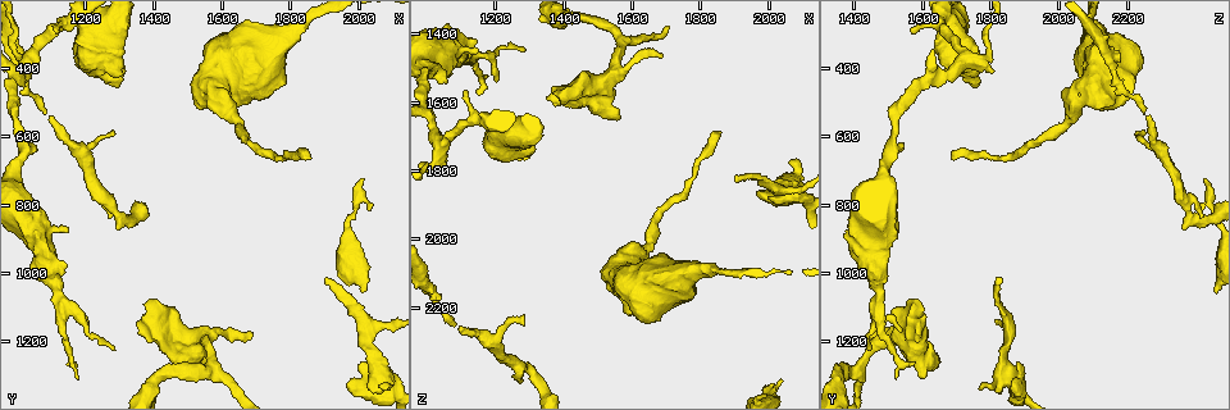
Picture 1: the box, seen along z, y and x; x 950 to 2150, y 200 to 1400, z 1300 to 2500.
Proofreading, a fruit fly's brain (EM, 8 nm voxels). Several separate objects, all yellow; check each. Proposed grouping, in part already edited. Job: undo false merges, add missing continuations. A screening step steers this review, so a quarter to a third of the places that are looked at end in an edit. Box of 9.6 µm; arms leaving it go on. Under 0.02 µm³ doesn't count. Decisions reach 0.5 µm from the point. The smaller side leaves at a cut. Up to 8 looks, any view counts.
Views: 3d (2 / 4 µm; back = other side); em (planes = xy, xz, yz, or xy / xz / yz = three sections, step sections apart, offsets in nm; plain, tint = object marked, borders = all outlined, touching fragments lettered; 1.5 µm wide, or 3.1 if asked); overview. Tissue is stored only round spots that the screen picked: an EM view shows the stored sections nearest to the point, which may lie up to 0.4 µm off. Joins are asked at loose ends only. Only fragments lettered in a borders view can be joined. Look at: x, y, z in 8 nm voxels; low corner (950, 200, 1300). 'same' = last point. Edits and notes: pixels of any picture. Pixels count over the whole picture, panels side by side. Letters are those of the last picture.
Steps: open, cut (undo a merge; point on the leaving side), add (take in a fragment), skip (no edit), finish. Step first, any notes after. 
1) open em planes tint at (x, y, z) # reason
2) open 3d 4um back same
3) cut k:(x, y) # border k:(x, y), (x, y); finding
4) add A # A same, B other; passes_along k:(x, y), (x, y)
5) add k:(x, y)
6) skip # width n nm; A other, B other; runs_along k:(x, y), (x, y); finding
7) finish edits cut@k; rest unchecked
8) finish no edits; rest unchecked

open 3d 2um at (2030, 810, 2410) # an open end

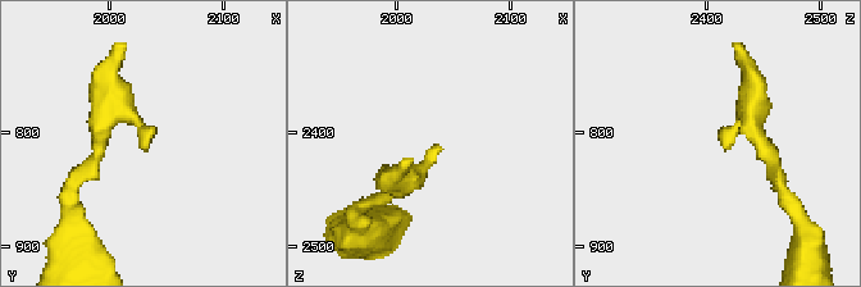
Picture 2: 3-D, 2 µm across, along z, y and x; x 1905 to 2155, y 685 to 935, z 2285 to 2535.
open em yz step 8 tint at (2028, 816, 2420) # shape alone is not enough

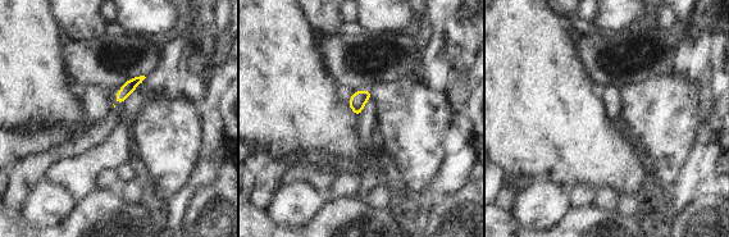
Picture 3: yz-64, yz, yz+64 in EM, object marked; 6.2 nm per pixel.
open em planes borders same

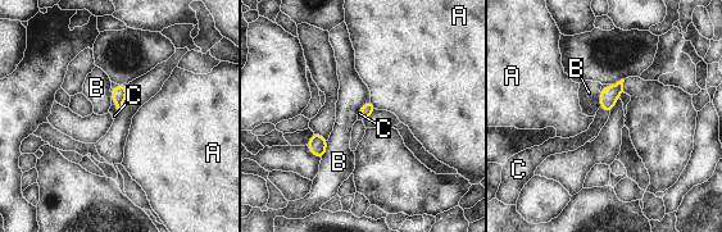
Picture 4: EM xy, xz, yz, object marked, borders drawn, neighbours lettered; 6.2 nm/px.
add C # width 80 nm; A other, B other, C same; passes_along 4:(119, 92), (114, 103), (113, 110); the neuron continues

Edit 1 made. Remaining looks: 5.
open overview

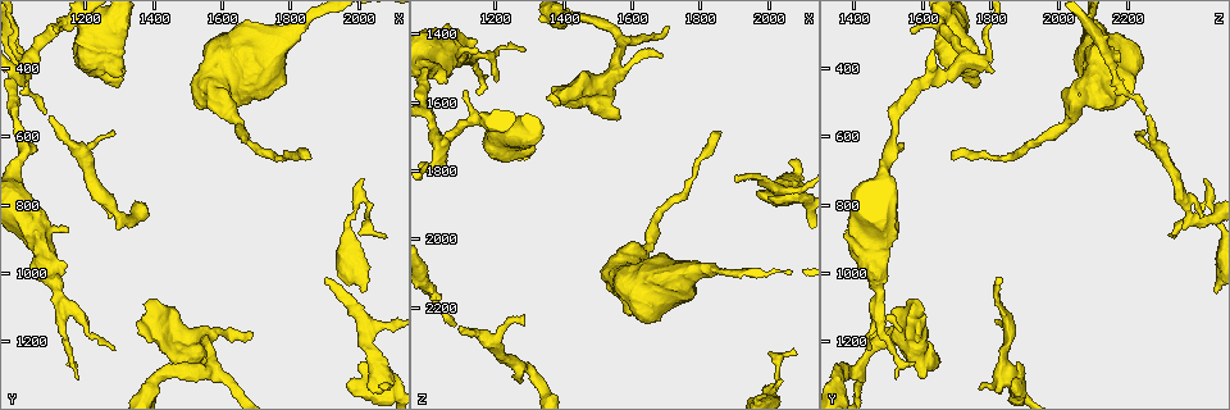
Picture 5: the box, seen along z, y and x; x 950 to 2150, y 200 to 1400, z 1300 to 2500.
open em planes borders at (1910, 1020, 1830) # an open end

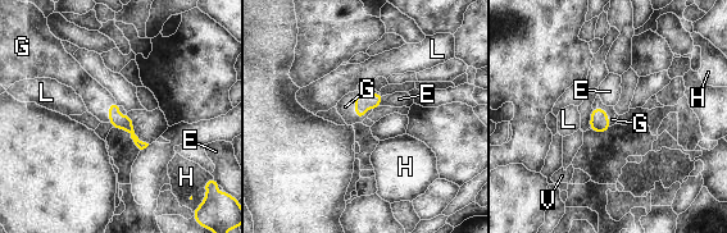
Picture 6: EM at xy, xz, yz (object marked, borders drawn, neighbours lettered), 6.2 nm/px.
add G # E other, G same, H other, L other, V other; passes_along 6:(363, 100), (355, 108), (345, 106); it goes on there

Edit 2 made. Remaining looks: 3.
open 3d 4um at (1780, 650, 1800) # thin neck

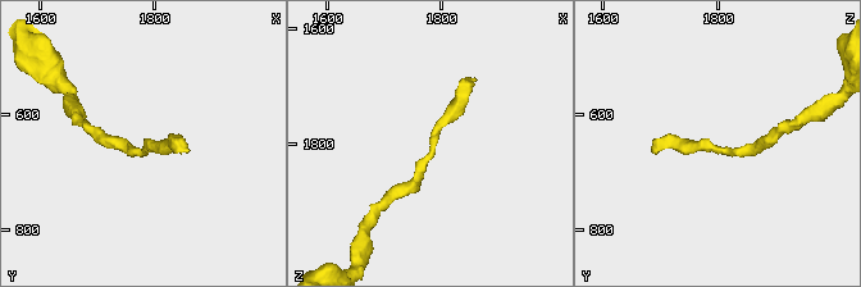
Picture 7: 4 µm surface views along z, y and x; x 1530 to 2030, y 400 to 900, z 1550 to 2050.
open em planes tint at (1785, 660, 1800) # shape alone is not enough

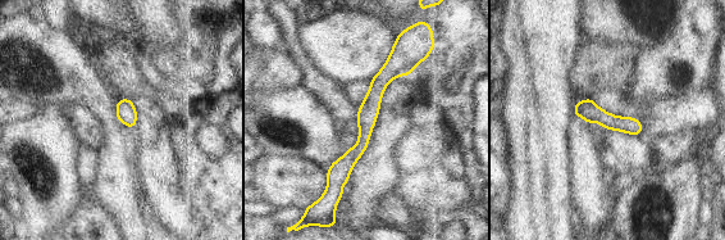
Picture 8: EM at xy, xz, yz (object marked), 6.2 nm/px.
open em planes borders same

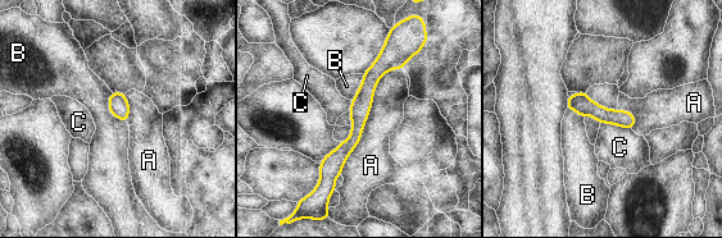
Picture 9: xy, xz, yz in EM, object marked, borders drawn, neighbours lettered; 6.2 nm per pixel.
skip # A other, B other, C other; runs_along 9:(399, 50), (371, 77), (355, 137), (322, 182); all the same neuron

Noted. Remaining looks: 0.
finish edits add@4, add@6; rest unchecked

